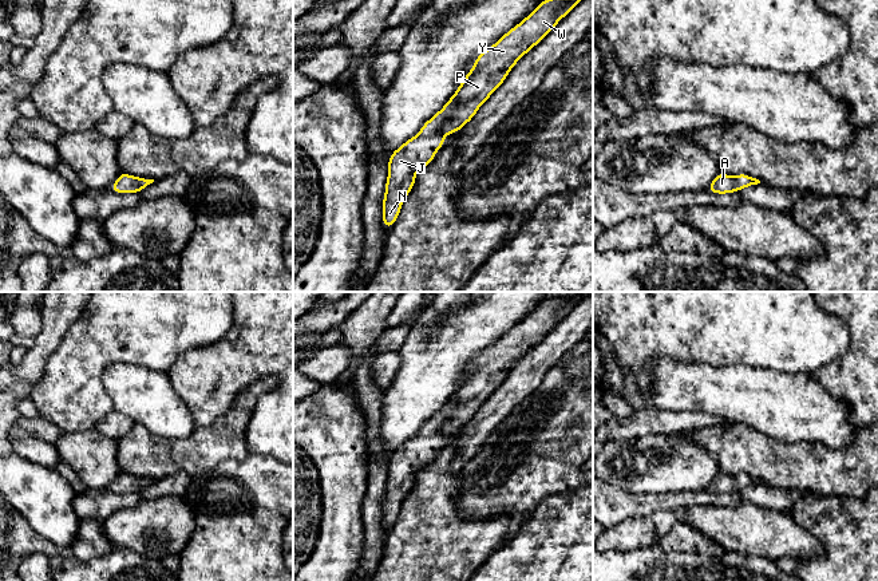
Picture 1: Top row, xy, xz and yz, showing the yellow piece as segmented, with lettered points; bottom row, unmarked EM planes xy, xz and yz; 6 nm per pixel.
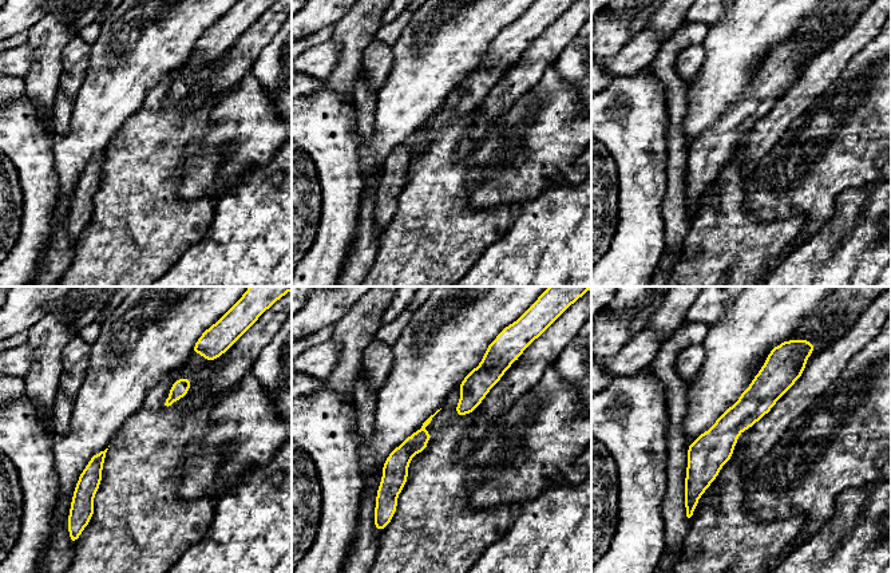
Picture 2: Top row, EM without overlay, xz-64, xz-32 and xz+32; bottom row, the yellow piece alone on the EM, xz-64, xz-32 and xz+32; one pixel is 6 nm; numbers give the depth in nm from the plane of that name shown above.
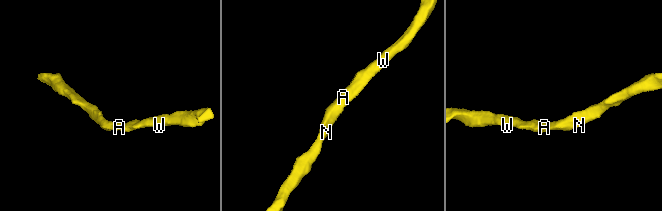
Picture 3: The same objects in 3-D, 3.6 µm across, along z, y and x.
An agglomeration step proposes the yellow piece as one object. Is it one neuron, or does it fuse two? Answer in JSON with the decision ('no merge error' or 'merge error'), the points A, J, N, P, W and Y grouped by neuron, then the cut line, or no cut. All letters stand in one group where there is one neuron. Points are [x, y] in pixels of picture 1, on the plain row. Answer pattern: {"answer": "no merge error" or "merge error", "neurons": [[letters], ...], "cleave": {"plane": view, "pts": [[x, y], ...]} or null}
{"answer": "no merge error", "neurons": [["A", "J", "N", "P", "W", "Y"]], "cleave": null}

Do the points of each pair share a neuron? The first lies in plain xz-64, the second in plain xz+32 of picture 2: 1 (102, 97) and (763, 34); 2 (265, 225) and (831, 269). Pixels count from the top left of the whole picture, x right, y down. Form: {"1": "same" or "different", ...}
{"1": "same", "2": "same"}

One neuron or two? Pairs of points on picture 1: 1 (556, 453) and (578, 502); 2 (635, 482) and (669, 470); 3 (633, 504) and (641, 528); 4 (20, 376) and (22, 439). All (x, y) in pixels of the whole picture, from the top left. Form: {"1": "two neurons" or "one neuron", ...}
{"1": "two neurons", "2": "one neuron", "3": "two neurons", "4": "two neurons"}

